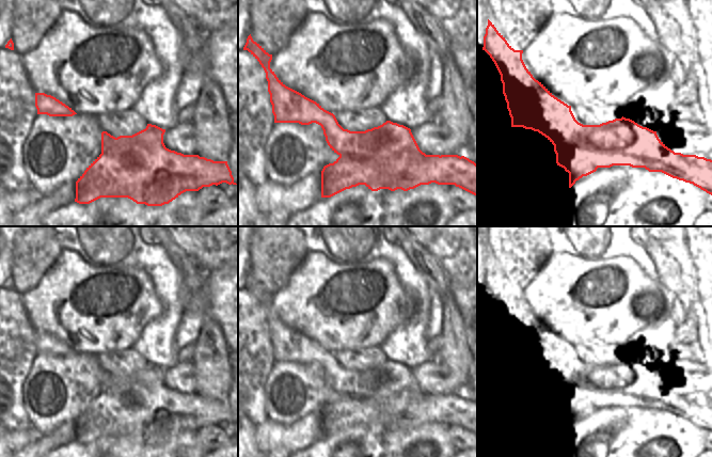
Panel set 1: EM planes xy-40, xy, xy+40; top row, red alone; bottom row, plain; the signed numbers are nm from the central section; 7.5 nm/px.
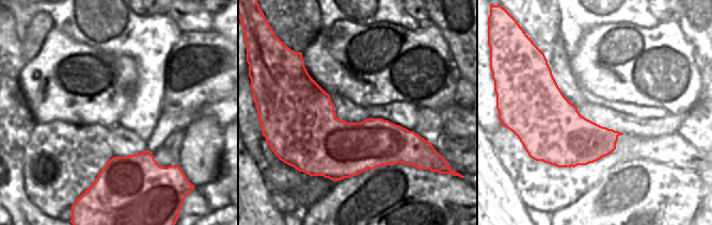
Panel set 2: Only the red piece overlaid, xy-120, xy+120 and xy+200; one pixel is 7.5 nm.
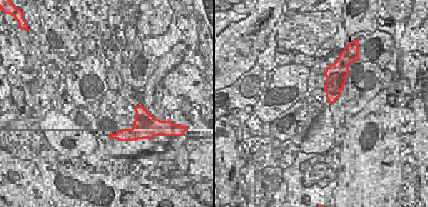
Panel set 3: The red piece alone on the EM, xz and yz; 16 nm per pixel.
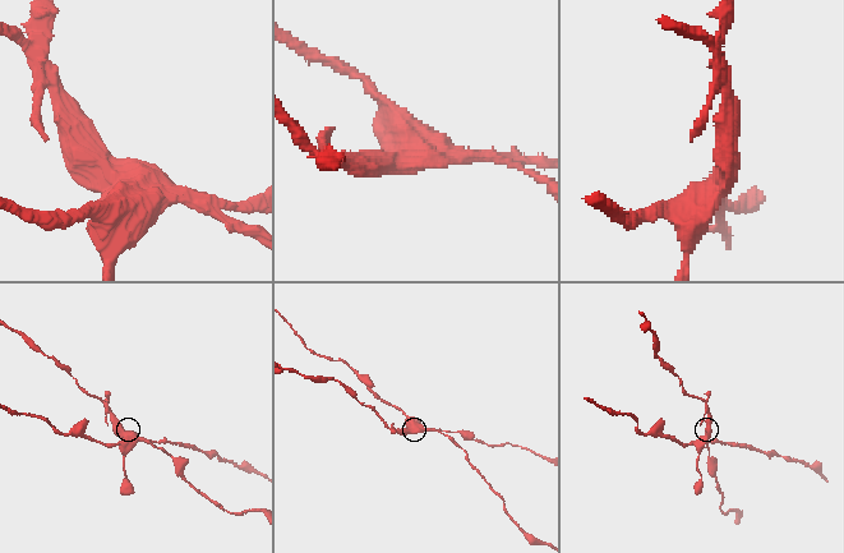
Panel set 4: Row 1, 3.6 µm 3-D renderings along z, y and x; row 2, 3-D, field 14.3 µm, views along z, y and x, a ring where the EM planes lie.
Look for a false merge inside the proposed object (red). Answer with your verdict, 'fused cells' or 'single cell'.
fused cells

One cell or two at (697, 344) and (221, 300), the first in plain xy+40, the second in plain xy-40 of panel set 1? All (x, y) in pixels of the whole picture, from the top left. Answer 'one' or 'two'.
two

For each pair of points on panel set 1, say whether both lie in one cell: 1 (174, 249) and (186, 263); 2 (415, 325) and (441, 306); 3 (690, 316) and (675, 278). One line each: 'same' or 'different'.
1: same
2: different
3: same

